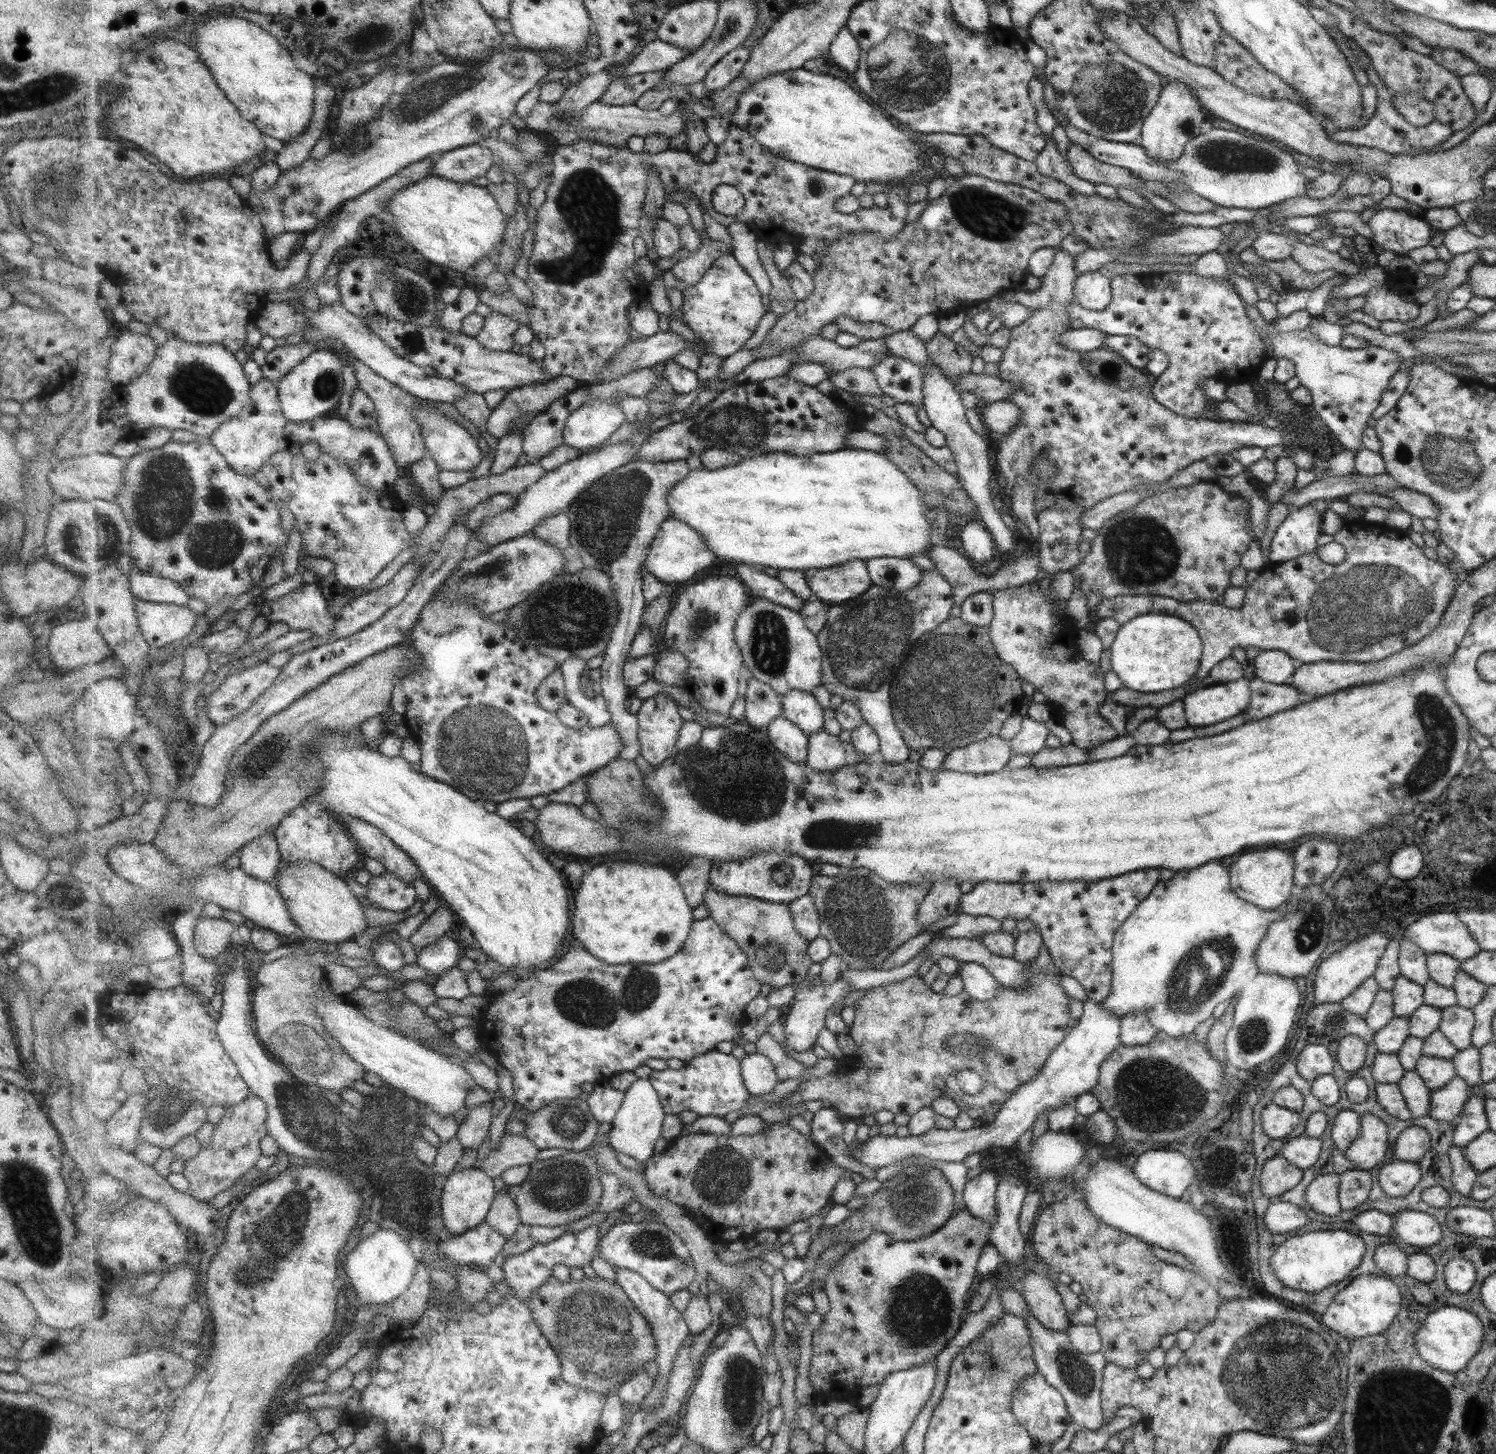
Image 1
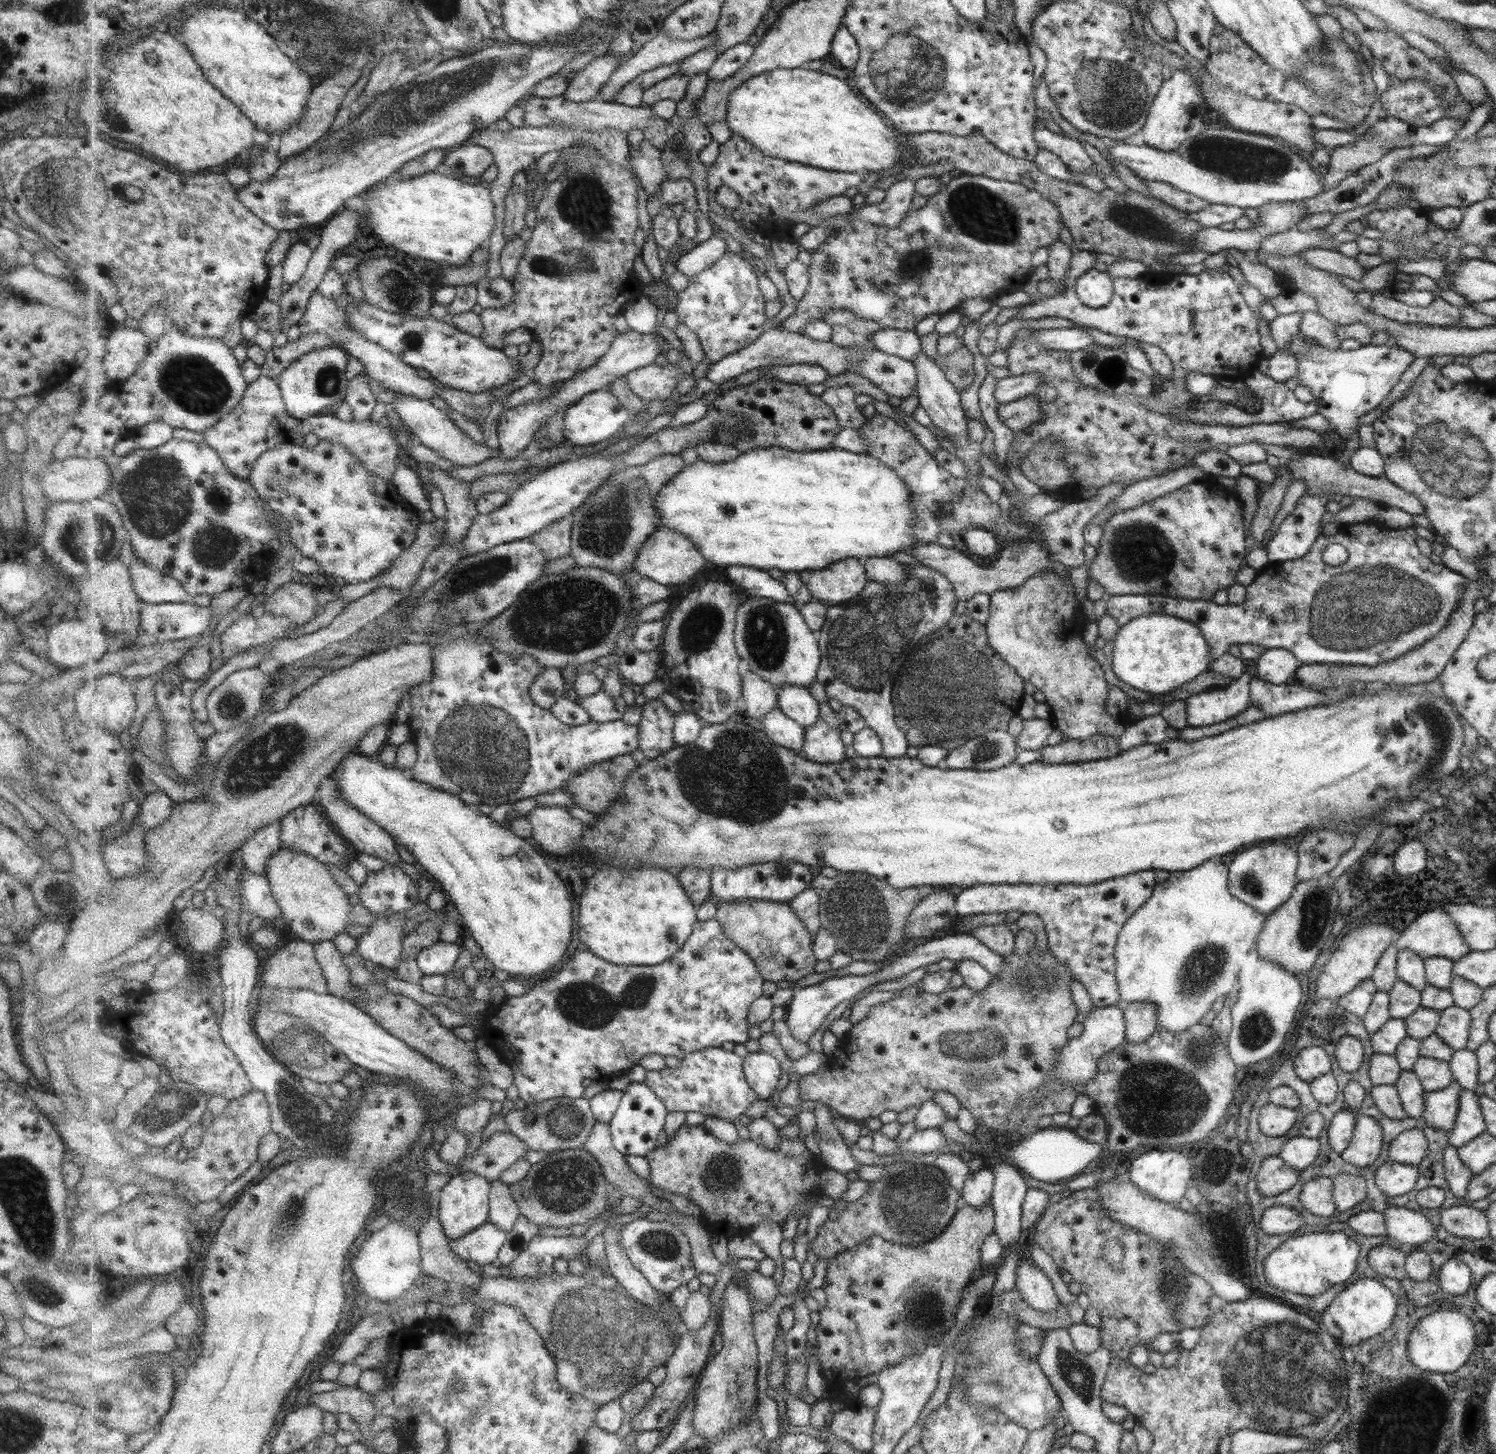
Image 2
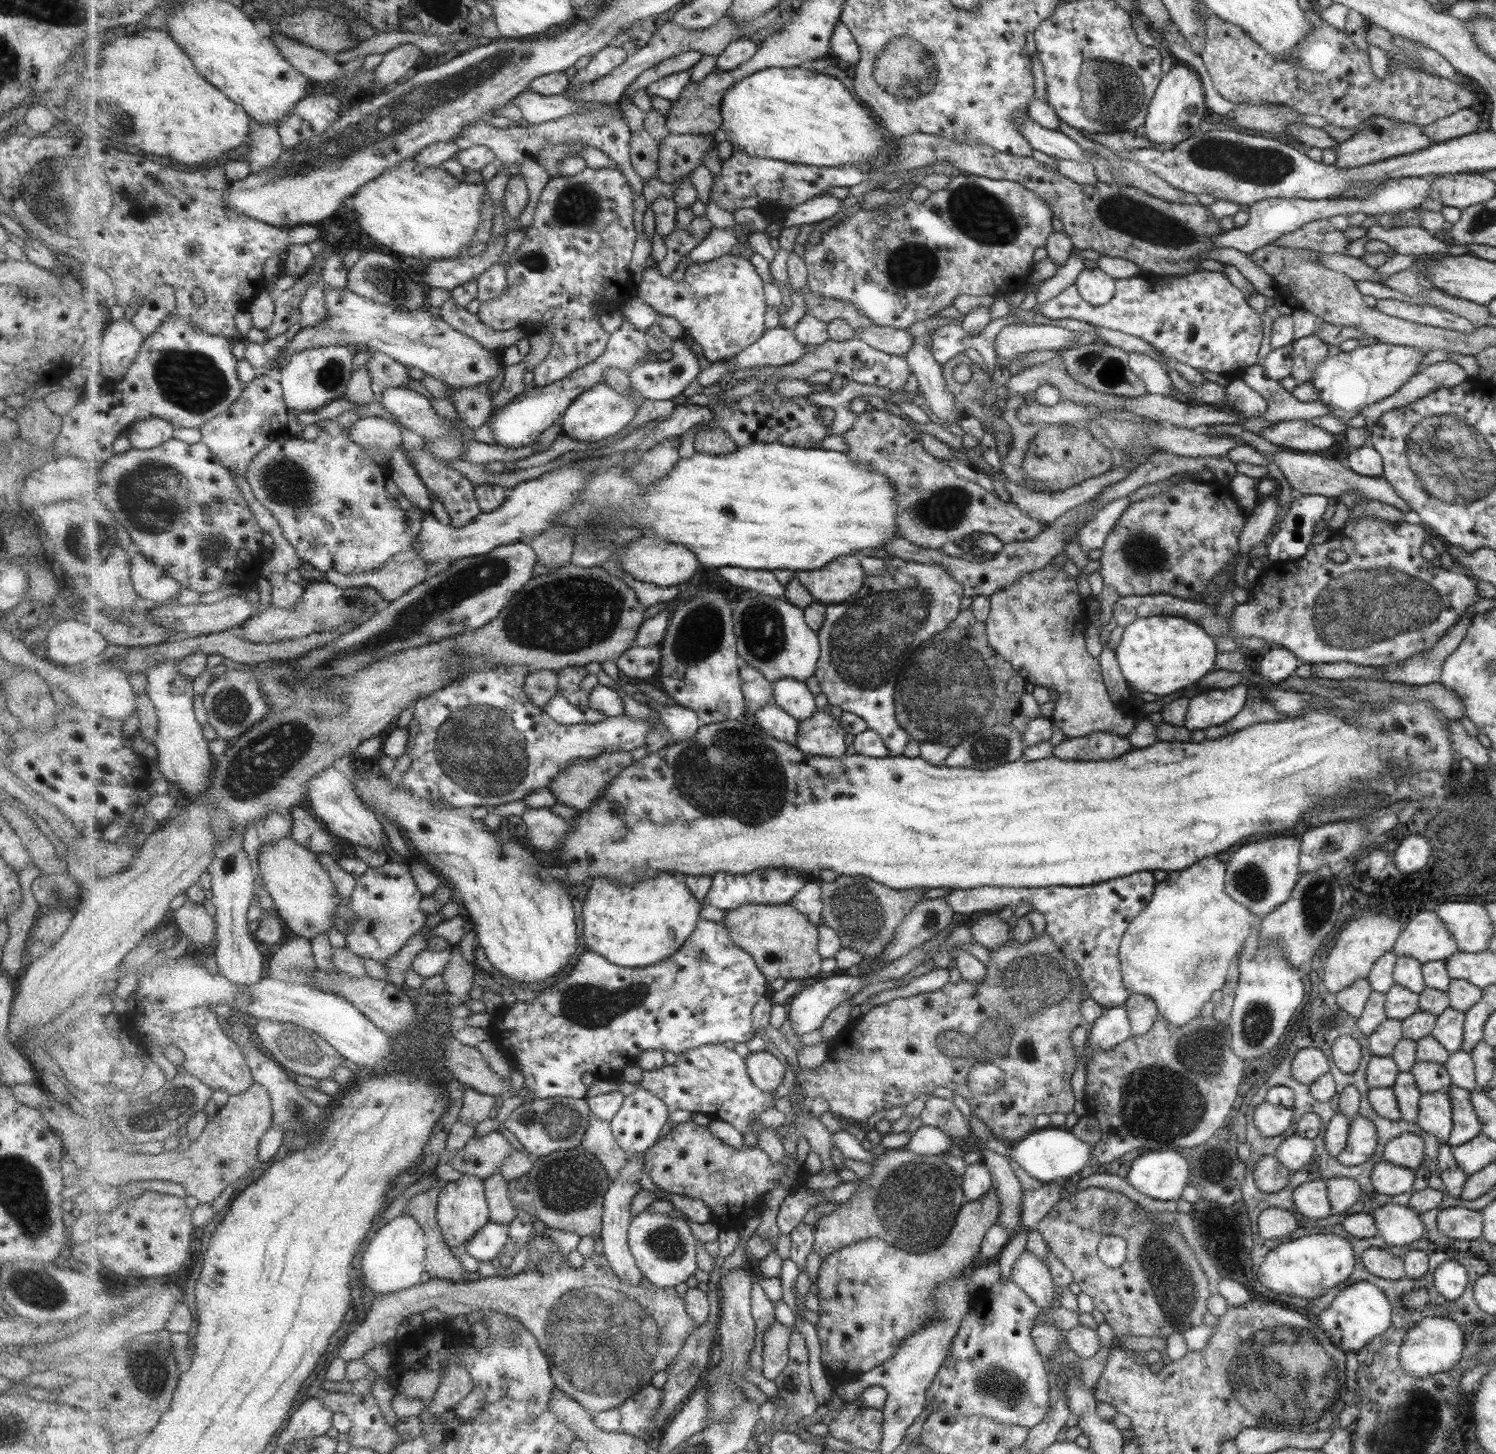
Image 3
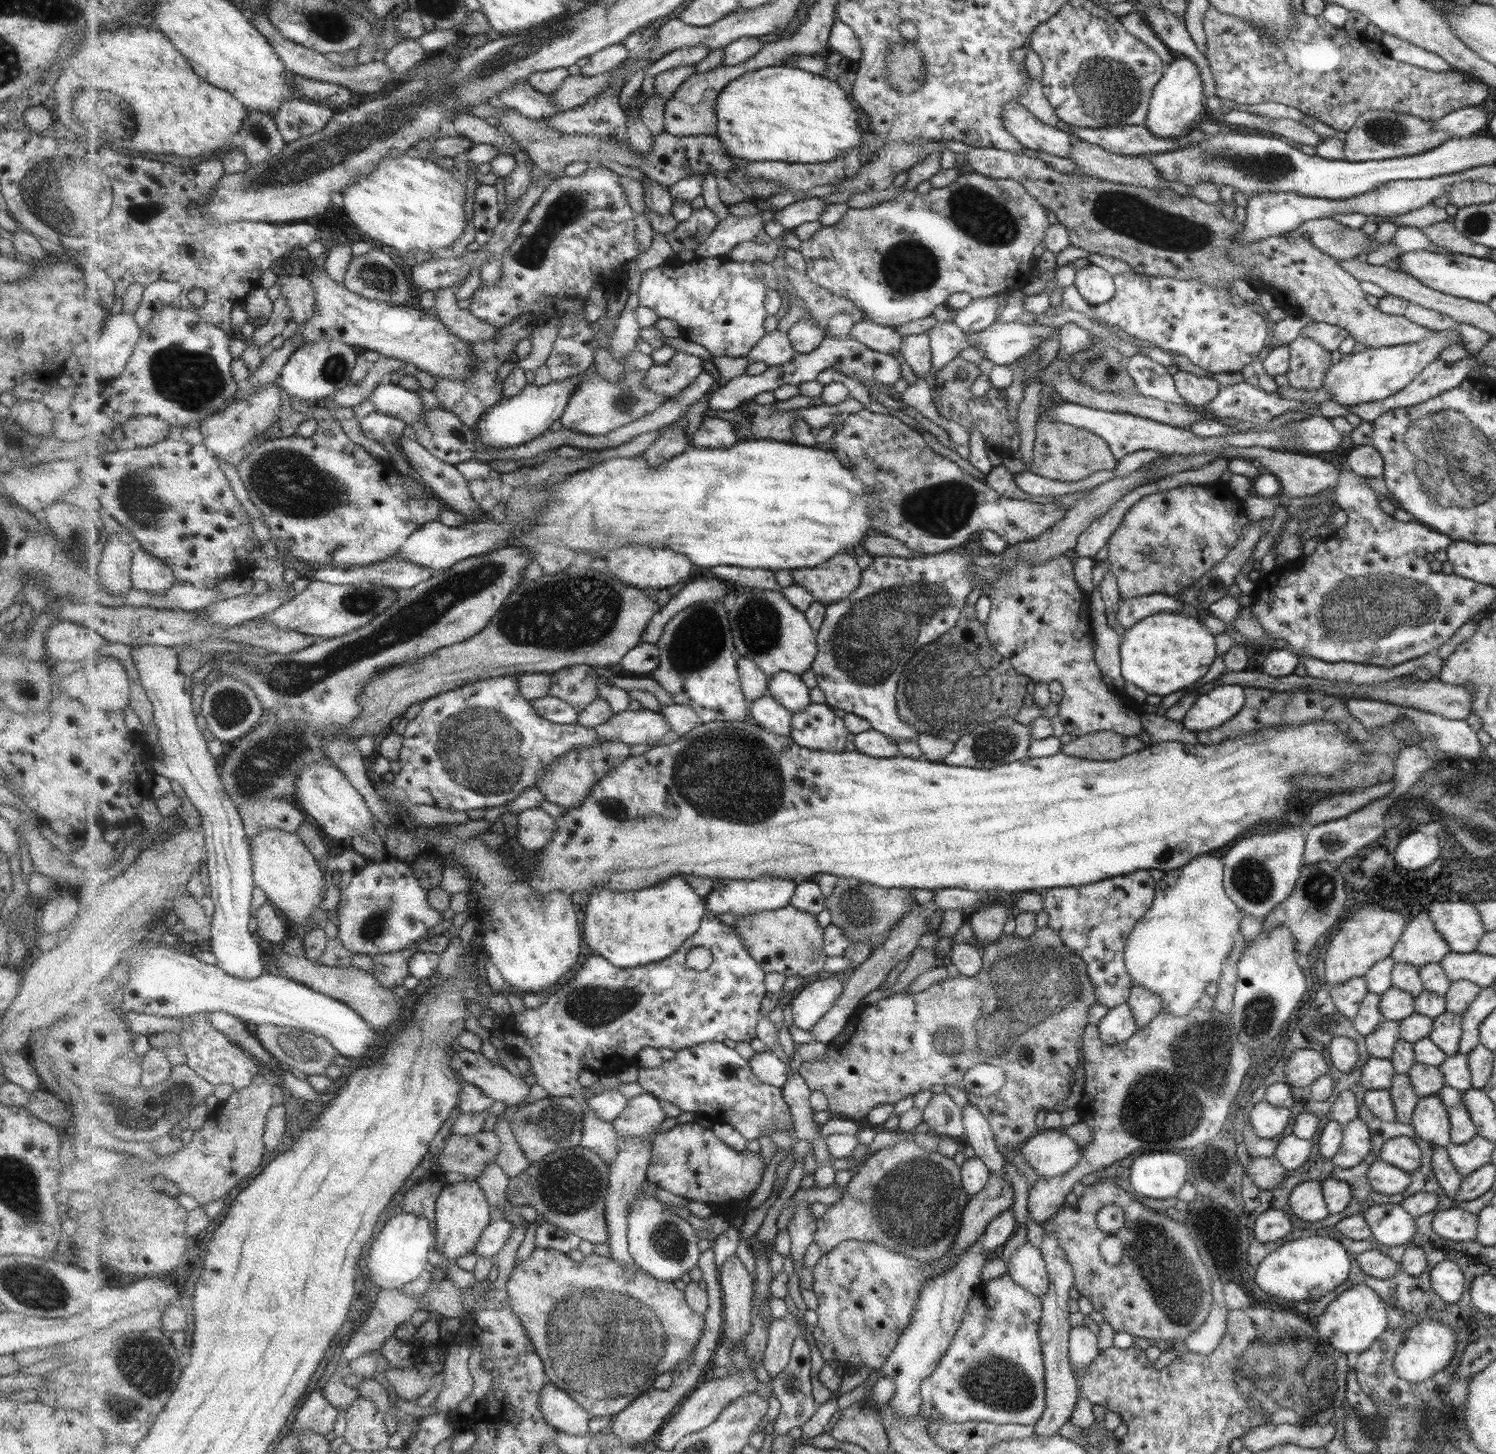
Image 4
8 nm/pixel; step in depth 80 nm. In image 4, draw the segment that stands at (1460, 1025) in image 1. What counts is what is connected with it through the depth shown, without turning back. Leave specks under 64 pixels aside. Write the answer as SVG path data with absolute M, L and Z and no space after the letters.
M1444 1011L1432 1019L1432 1027L1426 1037L1449 1057L1457 1053L1460 1034L1460 1015Z

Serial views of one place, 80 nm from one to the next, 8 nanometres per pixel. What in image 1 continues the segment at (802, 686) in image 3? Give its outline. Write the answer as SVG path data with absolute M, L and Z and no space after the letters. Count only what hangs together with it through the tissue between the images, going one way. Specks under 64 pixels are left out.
M790 690L783 696L783 717L801 727L808 735L823 730L824 706L813 693Z

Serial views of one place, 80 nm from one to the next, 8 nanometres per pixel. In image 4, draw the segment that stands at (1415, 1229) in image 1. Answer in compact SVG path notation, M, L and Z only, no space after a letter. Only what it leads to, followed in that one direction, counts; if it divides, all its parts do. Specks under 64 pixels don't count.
M1398 1205L1371 1206L1361 1215L1370 1228L1370 1239L1389 1248L1409 1245L1415 1232L1413 1218Z

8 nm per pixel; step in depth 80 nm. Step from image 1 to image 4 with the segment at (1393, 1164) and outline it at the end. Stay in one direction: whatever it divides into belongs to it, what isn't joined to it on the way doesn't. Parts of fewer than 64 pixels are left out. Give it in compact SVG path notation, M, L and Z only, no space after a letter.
M1377 1158L1368 1166L1366 1179L1375 1192L1393 1196L1405 1190L1410 1175Z

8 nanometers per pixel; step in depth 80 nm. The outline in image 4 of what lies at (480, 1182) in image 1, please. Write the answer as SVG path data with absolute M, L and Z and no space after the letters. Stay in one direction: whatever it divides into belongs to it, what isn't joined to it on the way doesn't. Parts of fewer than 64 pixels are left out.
M476 1179L449 1184L439 1194L436 1204L436 1249L451 1261L475 1253L483 1231L493 1220L492 1213L485 1192Z

